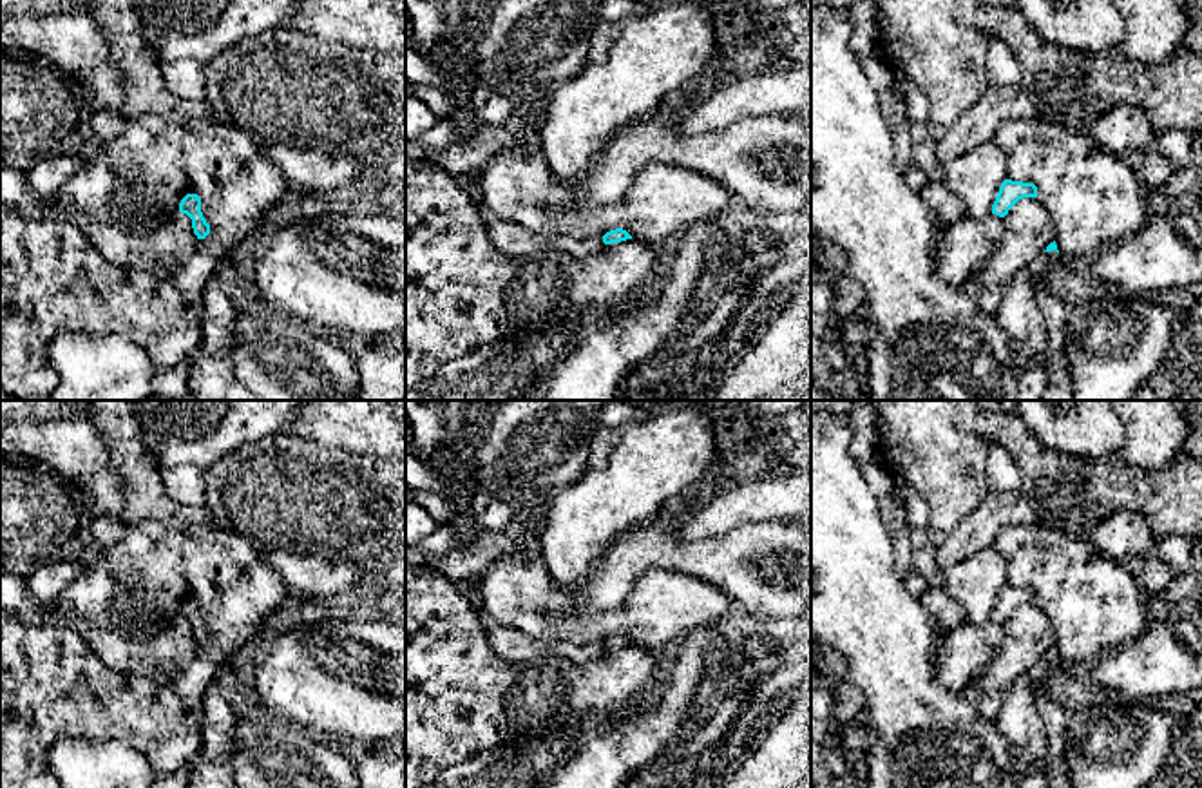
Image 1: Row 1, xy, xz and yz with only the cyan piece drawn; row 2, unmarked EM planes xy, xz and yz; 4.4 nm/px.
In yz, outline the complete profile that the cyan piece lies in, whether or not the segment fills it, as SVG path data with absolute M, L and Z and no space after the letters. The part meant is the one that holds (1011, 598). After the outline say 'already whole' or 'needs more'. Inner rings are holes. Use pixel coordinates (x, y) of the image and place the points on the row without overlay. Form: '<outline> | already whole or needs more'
M1005 585L992 610L992 620L1005 623L1023 603L1037 603L1037 592L1034 589Z | already whole

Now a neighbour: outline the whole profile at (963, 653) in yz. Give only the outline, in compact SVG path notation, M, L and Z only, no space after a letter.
M992 618L979 625L963 621L940 634L934 652L936 679L952 692L965 692L979 681L1003 636L1003 623Z

